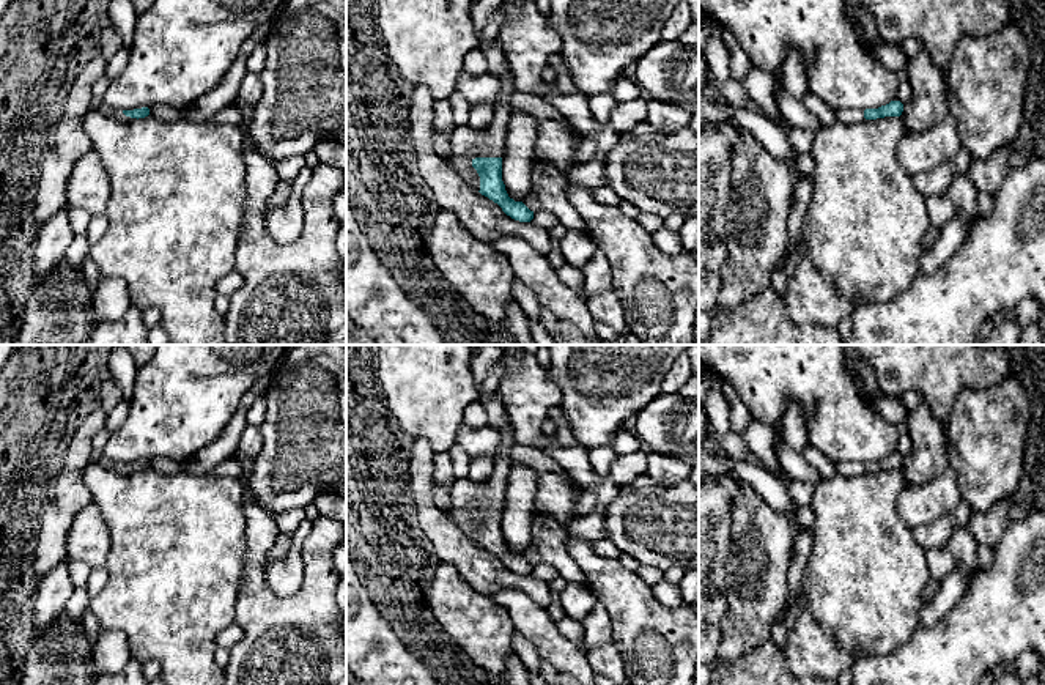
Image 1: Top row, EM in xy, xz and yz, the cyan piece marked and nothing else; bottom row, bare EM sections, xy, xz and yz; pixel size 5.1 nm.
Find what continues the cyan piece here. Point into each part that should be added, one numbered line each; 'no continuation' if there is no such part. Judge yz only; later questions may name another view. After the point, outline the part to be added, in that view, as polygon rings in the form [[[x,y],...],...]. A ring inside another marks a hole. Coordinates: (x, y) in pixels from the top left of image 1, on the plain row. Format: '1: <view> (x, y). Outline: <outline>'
1: yz (845, 468). Outline: [[[842,460],[842,461],[836,461],[834,466],[836,466],[836,472],[845,477],[861,476],[866,472],[862,461]]]

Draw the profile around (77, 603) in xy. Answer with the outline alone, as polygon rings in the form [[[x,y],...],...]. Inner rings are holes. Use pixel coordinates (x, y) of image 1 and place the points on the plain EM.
[[[77,586],[74,587],[72,595],[69,597],[66,606],[65,606],[65,613],[80,622],[83,613],[88,609],[88,603],[90,603],[91,597],[88,595],[88,591],[85,586]]]

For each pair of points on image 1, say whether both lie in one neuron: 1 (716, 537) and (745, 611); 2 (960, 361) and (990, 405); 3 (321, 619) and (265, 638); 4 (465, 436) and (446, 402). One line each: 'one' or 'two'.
1: two
2: two
3: one
4: two

